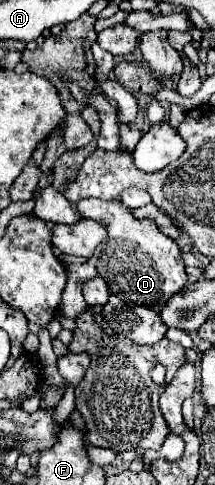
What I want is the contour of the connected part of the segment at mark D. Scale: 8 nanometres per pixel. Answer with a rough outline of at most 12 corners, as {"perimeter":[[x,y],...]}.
{"perimeter":[[119,201],[77,207],[107,229],[99,277],[129,305],[187,285],[181,249]]}

